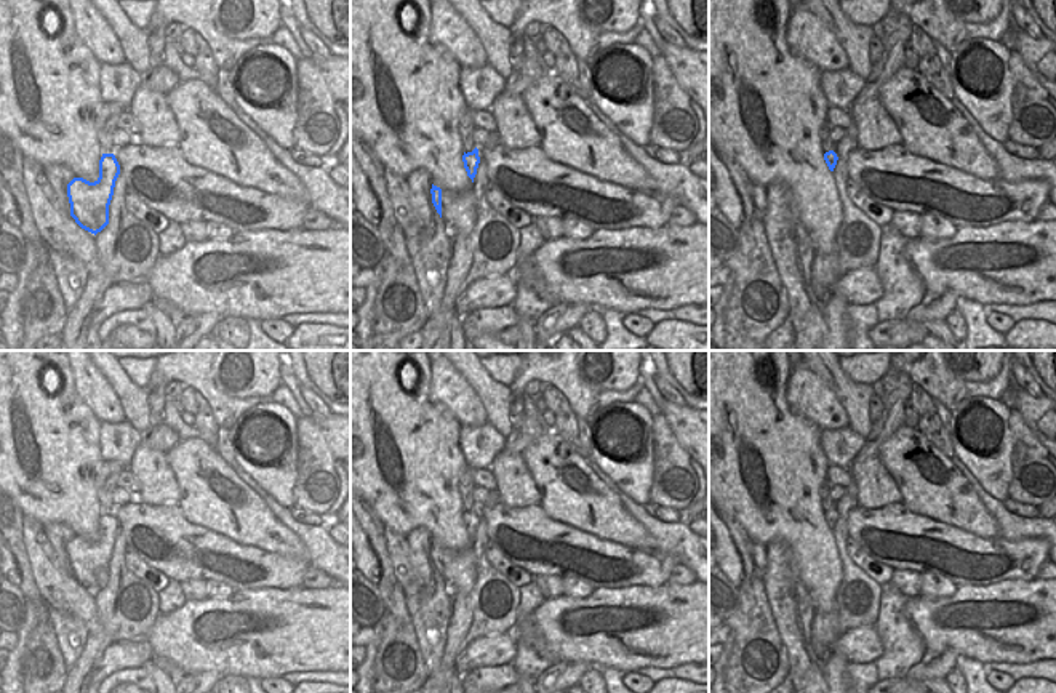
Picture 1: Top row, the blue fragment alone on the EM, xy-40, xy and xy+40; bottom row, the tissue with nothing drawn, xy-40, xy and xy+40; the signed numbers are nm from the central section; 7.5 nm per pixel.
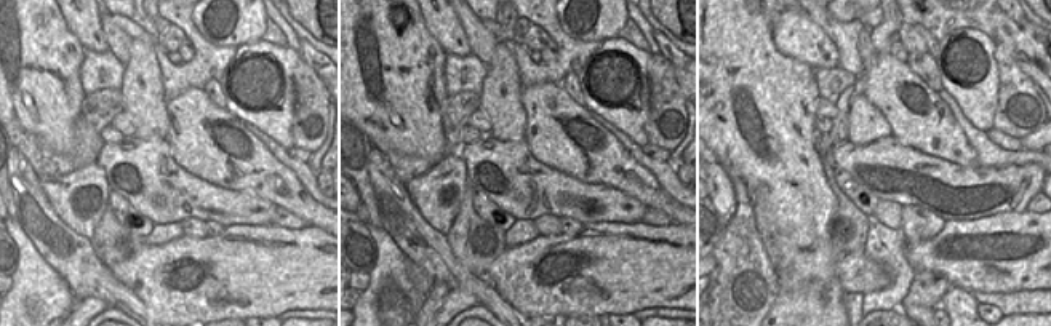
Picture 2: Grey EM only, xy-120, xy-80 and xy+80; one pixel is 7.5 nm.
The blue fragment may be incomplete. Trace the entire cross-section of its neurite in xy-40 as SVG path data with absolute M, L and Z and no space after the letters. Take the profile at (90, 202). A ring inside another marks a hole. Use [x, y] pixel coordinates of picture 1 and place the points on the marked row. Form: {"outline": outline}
{"outline": "M102 154L99 178L94 182L74 178L67 184L70 216L82 229L96 235L109 224L109 205L118 174L120 165L115 155Z"}

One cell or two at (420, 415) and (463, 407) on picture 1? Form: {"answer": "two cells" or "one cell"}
{"answer": "two cells"}

